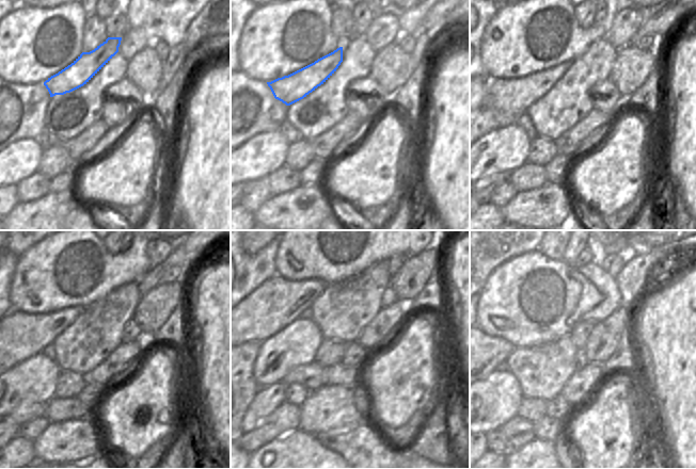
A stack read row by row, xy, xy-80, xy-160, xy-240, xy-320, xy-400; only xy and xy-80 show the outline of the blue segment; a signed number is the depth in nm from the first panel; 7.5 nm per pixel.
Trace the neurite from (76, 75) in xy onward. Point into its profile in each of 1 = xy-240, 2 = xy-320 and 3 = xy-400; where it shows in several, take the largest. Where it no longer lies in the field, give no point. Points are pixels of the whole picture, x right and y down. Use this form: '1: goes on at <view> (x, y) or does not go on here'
1: goes on at xy-240 (27, 336)
2: goes on at xy-320 (252, 338)
3: goes on at xy-400 (491, 351)

